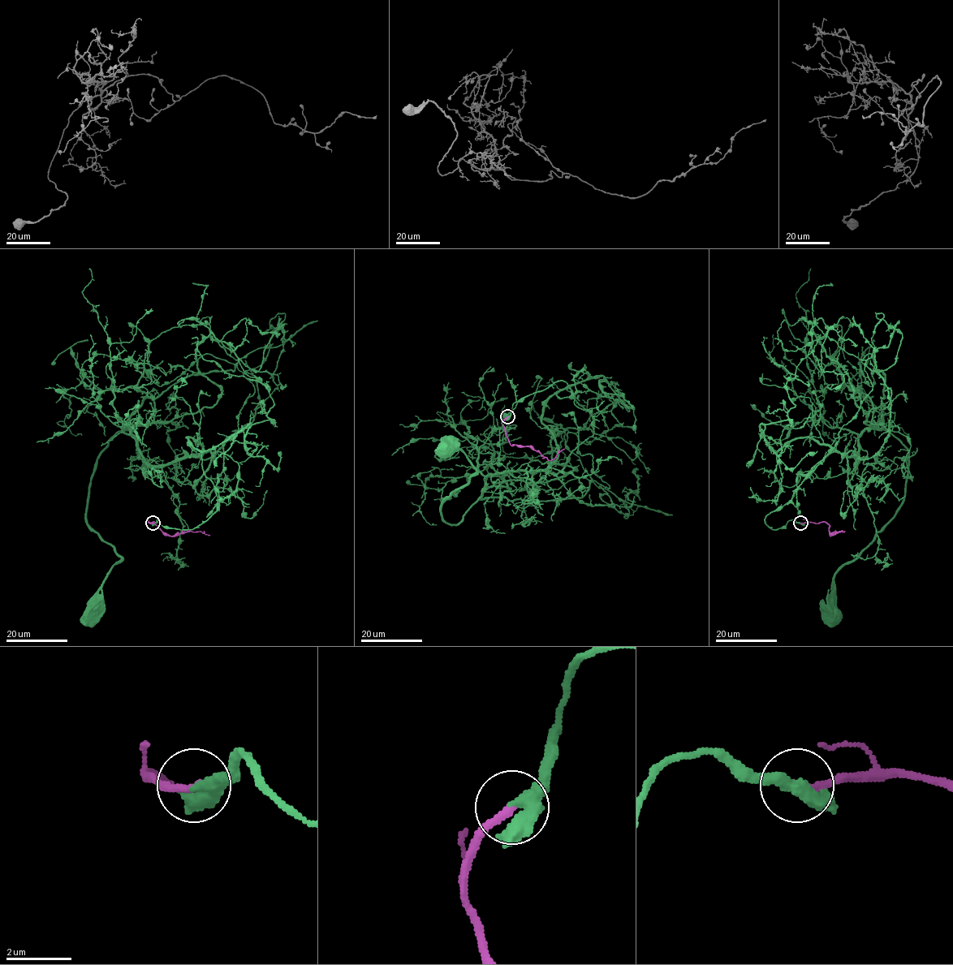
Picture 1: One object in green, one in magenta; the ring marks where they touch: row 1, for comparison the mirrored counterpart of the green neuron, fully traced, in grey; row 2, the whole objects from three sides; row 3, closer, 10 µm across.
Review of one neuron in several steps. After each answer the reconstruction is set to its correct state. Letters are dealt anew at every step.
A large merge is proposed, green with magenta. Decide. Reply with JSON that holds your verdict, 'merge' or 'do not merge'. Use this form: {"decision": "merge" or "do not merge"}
{"decision": "merge"}

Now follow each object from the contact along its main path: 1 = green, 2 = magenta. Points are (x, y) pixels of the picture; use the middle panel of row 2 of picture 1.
1: (507, 416), (564, 381), (593, 434), (558, 472), (489, 475), (457, 524), (441, 504), (476, 470), (445, 450)
2: (507, 416), (503, 427), (511, 445), (531, 446), (549, 460), (552, 460), (565, 449)

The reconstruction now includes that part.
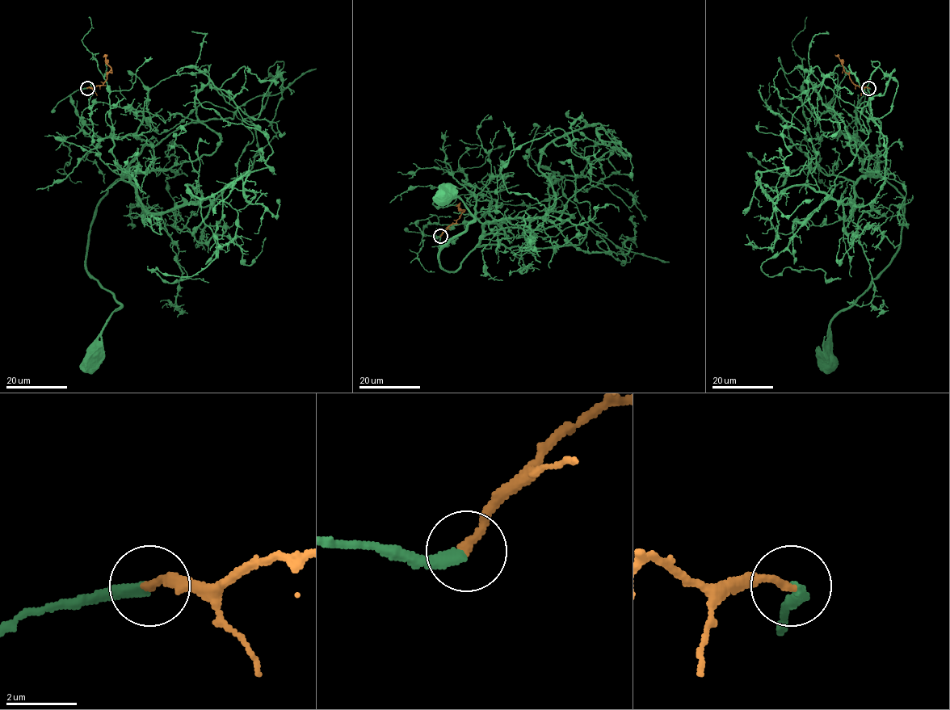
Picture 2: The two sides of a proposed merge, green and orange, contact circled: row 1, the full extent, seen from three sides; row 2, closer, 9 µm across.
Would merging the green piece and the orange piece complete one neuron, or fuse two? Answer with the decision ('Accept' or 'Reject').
Accept

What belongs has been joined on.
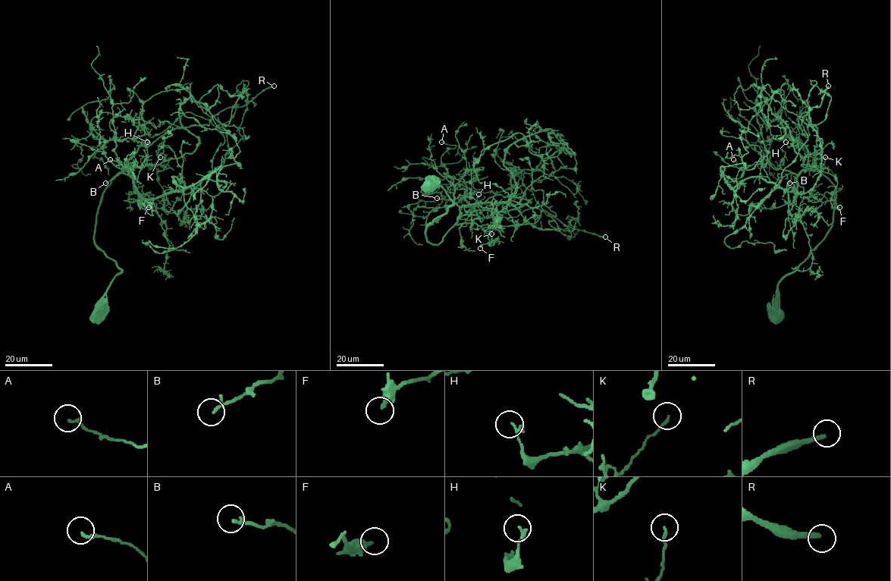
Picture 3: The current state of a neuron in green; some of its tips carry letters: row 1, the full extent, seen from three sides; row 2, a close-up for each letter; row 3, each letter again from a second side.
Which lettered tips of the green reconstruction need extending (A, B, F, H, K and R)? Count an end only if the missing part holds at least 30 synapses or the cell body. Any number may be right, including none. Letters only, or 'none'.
B, R

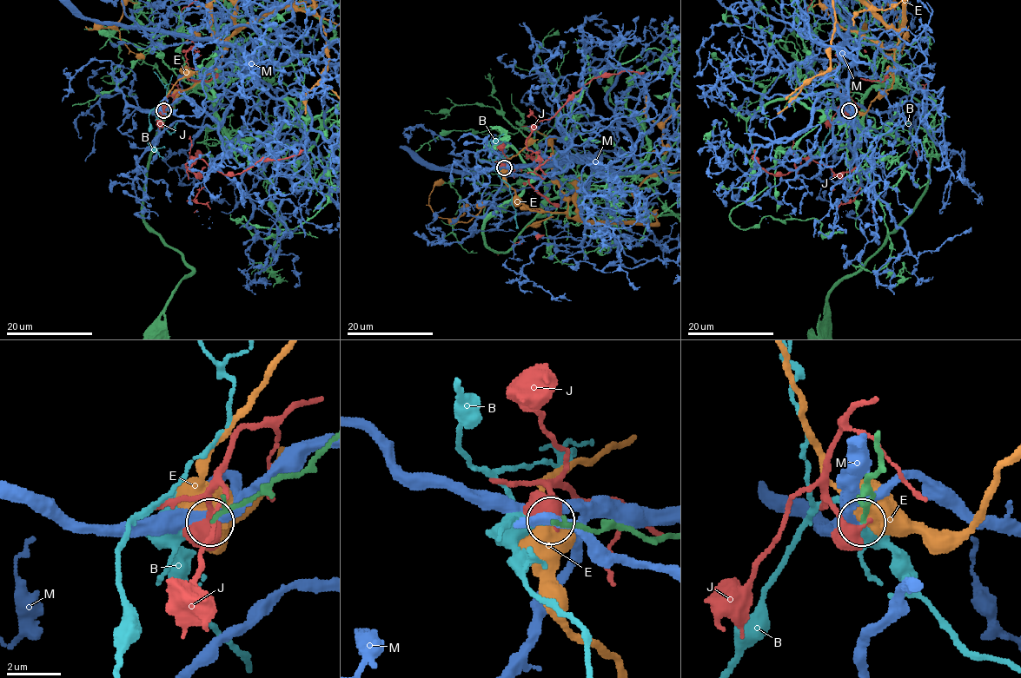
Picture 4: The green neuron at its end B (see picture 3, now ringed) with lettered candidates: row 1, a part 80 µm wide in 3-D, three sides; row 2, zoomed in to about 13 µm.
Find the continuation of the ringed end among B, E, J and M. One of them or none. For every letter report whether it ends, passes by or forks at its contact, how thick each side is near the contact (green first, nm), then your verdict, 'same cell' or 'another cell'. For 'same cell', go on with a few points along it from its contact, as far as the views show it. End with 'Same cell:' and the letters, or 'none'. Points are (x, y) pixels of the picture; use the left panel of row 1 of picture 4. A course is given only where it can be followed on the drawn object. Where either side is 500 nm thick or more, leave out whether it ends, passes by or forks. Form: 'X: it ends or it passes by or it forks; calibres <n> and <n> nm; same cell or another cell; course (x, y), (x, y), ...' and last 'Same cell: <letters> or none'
B: it ends; calibres 160 and 280 nm; same cell
E: calibres 200 and 800 nm; another cell
J: it passes by; calibres 170 and 320 nm; another cell
M: it passes by; calibres 160 and 360 nm; another cell
Same cell: B

